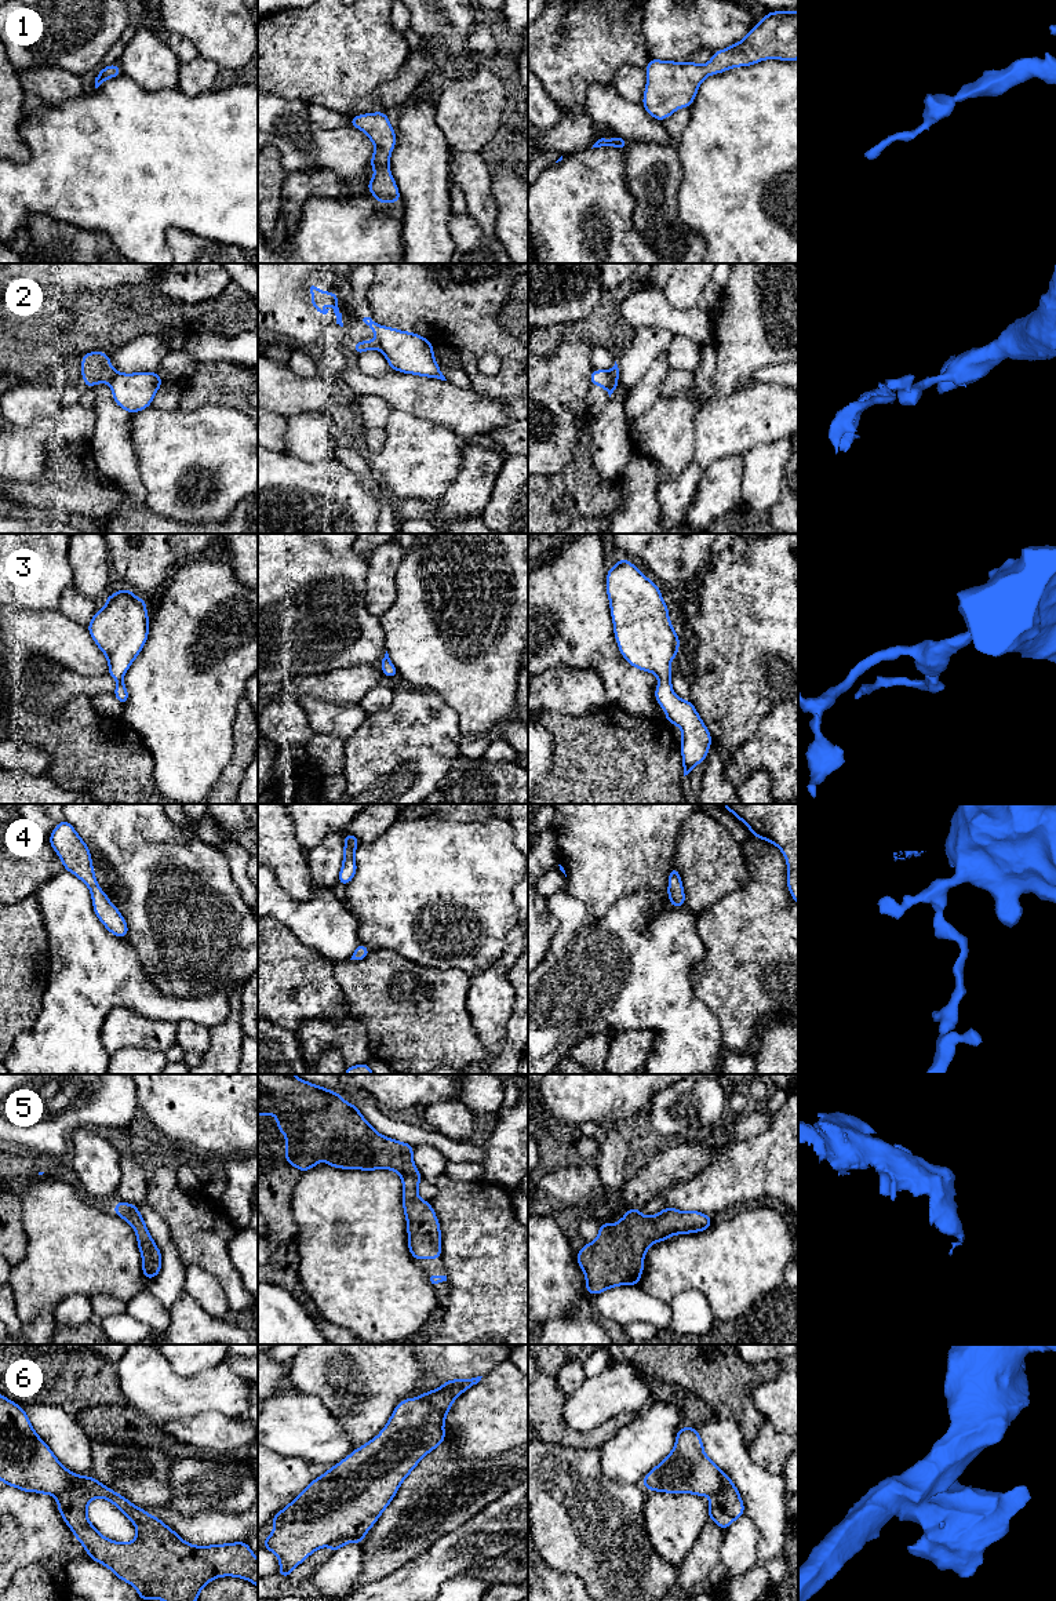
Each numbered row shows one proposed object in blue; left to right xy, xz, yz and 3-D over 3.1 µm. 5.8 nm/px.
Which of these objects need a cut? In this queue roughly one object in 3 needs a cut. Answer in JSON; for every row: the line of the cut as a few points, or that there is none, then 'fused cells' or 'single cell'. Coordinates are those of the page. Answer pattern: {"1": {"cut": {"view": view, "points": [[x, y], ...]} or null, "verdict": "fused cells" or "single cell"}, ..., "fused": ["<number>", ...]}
{"1": {"cut": null, "verdict": "single cell"}, "2": {"cut": {"view": "xy", "points": [[119, 373], [109, 384]]}, "verdict": "fused cells"}, "3": {"cut": null, "verdict": "single cell"}, "4": {"cut": null, "verdict": "single cell"}, "5": {"cut": null, "verdict": "single cell"}, "6": {"cut": {"view": "xy", "points": [[86, 1477], [72, 1474], [72, 1485], [55, 1495]]}, "verdict": "fused cells"}, "fused": ["2", "6"]}

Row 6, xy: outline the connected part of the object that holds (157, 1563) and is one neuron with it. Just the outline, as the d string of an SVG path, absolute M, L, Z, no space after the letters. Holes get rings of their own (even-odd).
M70 1474L70 1481L73 1487L57 1495L58 1510L63 1521L84 1546L88 1557L108 1567L119 1579L134 1586L142 1601L152 1598L197 1601L201 1589L211 1580L222 1576L241 1578L258 1587L258 1558L247 1542L193 1546L181 1539L160 1518L134 1506L124 1496L105 1487L94 1477L80 1478ZM95 1498L112 1502L136 1527L136 1538L132 1542L114 1542L97 1531L87 1516L87 1507Z

